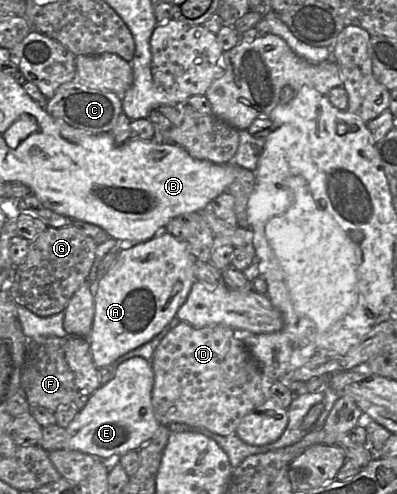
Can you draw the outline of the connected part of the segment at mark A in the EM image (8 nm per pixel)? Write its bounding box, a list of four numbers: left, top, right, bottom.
[87,231,197,369]

